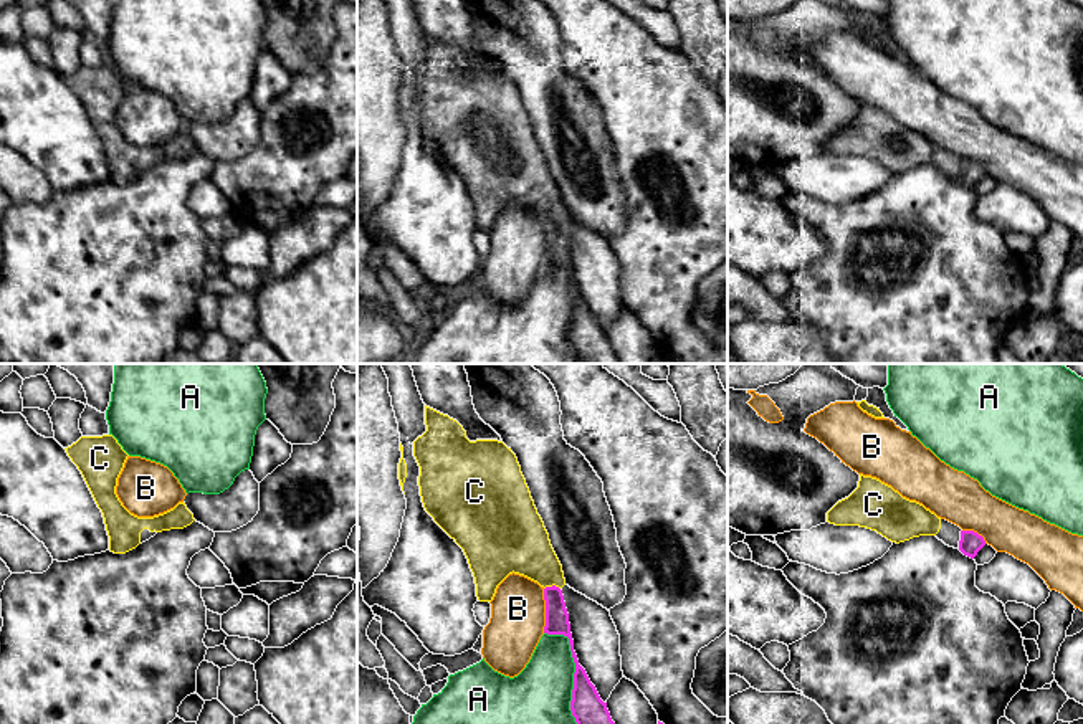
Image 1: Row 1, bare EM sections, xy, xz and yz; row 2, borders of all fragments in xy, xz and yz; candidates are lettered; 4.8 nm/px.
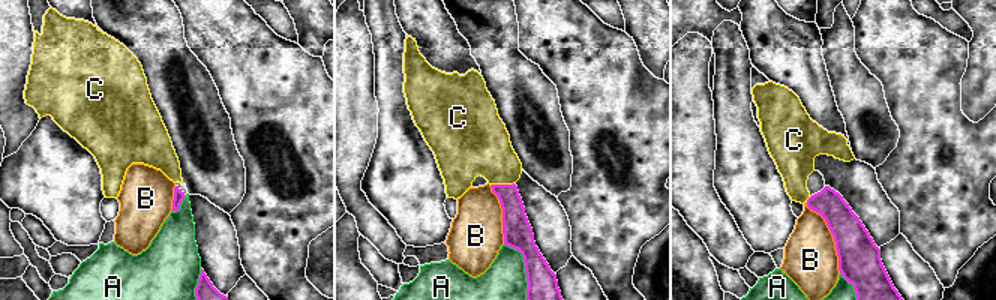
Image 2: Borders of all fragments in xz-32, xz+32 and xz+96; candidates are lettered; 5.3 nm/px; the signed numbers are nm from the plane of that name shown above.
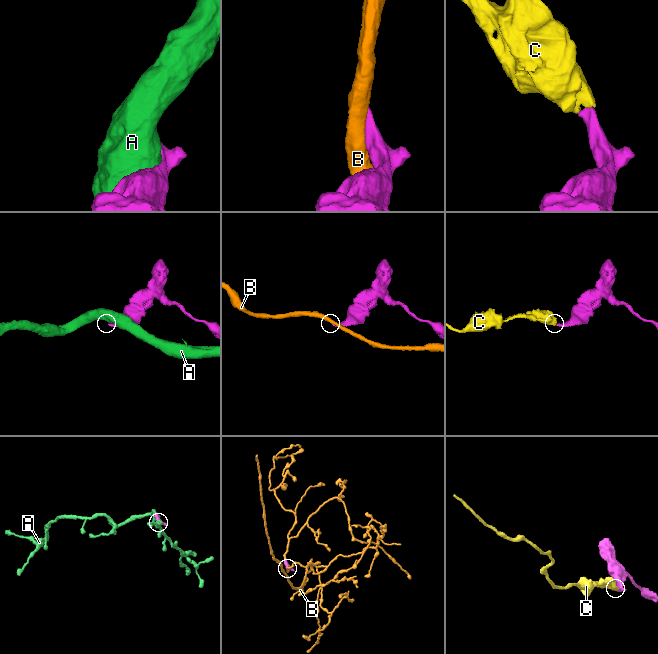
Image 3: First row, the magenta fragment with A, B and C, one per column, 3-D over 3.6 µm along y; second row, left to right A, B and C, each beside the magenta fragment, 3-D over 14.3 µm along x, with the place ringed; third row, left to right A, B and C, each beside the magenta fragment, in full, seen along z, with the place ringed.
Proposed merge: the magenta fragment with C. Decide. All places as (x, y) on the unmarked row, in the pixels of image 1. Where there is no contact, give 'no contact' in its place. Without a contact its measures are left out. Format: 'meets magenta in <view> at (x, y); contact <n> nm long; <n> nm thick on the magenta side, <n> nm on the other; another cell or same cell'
meets magenta in xz at (553, 215); contact 80 nm long; 110 nm thick on the magenta side, 260 nm on the other; same cell

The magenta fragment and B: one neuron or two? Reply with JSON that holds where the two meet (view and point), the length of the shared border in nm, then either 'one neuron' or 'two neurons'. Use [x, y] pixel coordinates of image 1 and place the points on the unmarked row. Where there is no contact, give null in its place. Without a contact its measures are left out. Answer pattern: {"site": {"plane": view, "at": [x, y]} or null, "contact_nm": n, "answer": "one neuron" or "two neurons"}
{"site": {"plane": "xz", "at": [546, 240]}, "contact_nm": 220, "answer": "two neurons"}

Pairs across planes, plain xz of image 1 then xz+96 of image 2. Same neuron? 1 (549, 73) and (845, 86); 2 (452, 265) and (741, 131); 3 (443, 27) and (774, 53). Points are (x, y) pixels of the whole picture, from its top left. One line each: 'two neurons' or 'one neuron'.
1: one neuron
2: one neuron
3: one neuron

